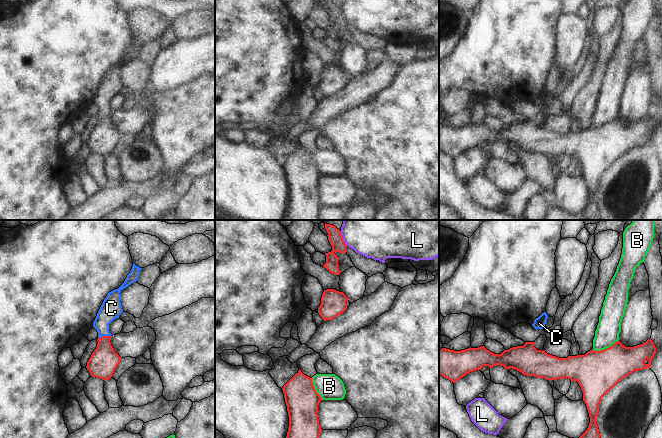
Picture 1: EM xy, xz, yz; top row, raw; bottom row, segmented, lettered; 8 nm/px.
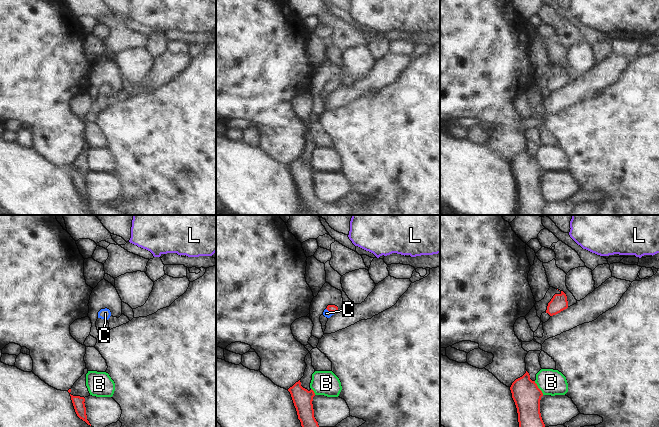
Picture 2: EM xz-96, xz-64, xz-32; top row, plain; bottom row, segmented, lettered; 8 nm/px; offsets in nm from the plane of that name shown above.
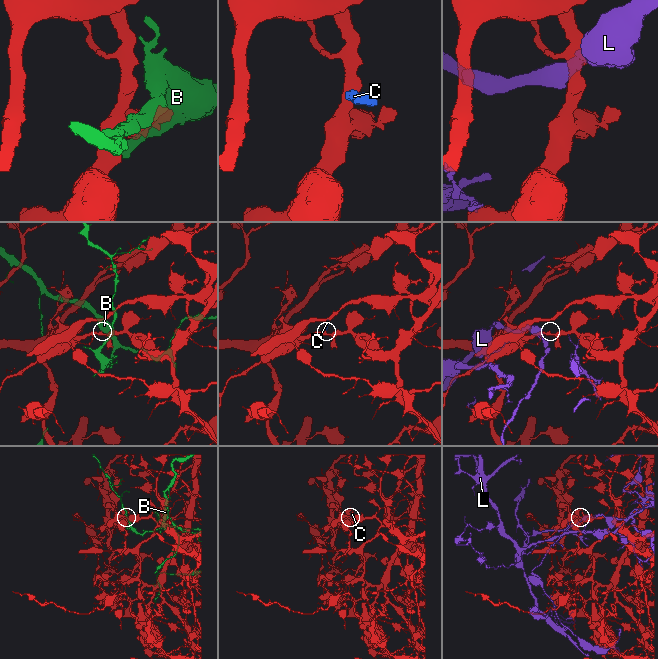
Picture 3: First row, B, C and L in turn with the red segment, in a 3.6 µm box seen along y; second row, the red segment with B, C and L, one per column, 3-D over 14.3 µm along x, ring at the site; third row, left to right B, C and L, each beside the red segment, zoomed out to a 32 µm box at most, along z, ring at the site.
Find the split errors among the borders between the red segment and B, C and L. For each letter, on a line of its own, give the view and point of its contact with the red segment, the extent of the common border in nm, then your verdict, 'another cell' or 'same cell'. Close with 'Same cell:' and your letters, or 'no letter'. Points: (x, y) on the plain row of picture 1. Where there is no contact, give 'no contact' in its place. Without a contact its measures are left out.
B: yz (606, 124) | 220 nm | another cell
C: xy (104, 112) | 110 nm | same cell
L: xz (342, 14) | 130 nm | another cell
Same cell: C

